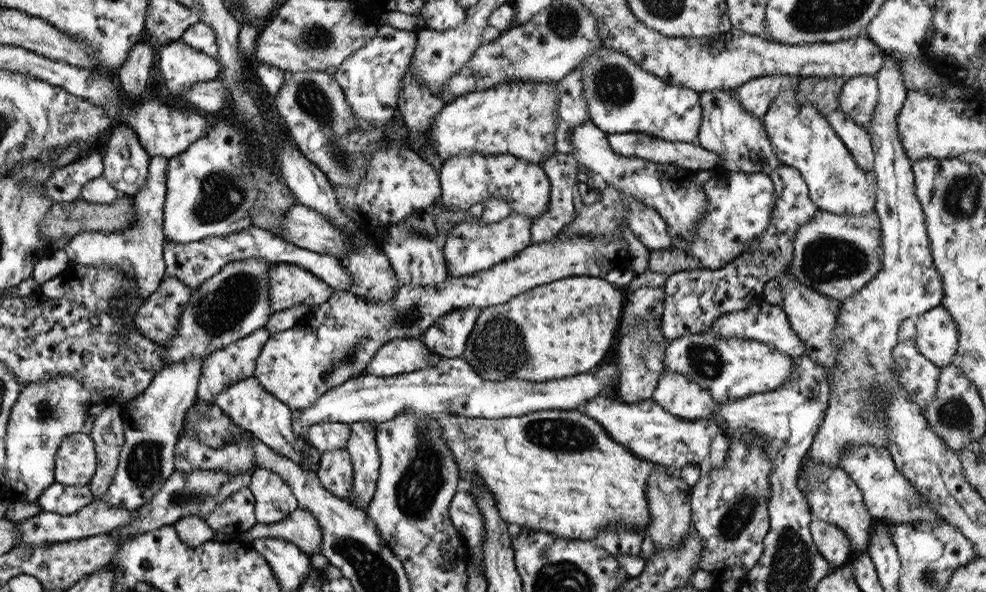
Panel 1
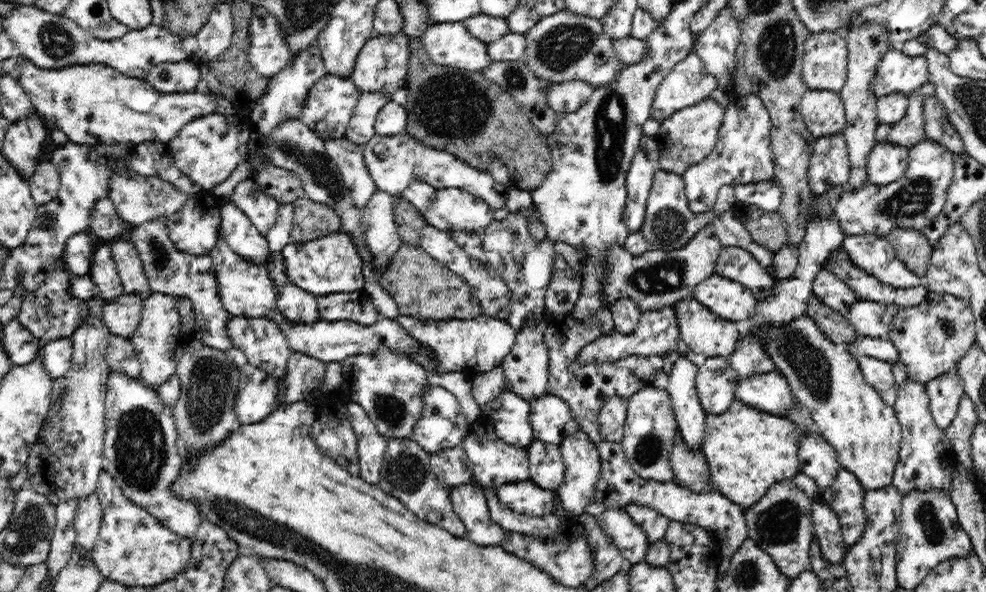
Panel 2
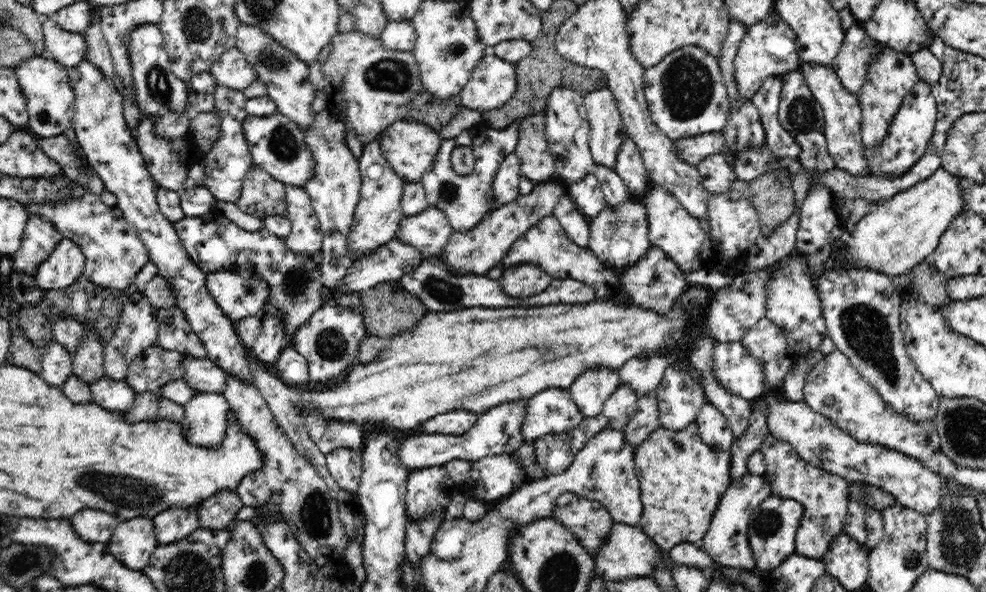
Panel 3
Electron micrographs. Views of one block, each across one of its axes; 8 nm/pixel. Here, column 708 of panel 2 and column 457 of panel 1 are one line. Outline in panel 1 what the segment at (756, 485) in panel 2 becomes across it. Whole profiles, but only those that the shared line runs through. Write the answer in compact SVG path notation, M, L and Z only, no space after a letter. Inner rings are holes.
M579 409L566 410L543 410L539 412L531 412L525 416L505 417L497 419L472 419L465 416L451 415L447 412L441 412L434 415L439 431L441 431L441 439L445 441L445 447L454 458L457 465L459 486L461 489L467 490L470 494L474 494L474 478L490 492L495 501L495 509L499 511L499 517L508 524L512 524L519 528L531 528L551 532L567 539L589 540L593 538L599 531L602 531L607 525L617 525L619 527L627 527L632 531L641 529L646 530L646 526L651 522L651 515L647 513L646 500L646 480L648 474L654 471L658 464L651 463L649 460L638 459L629 449L623 445L613 441L601 424L597 424L592 418L585 417Z

